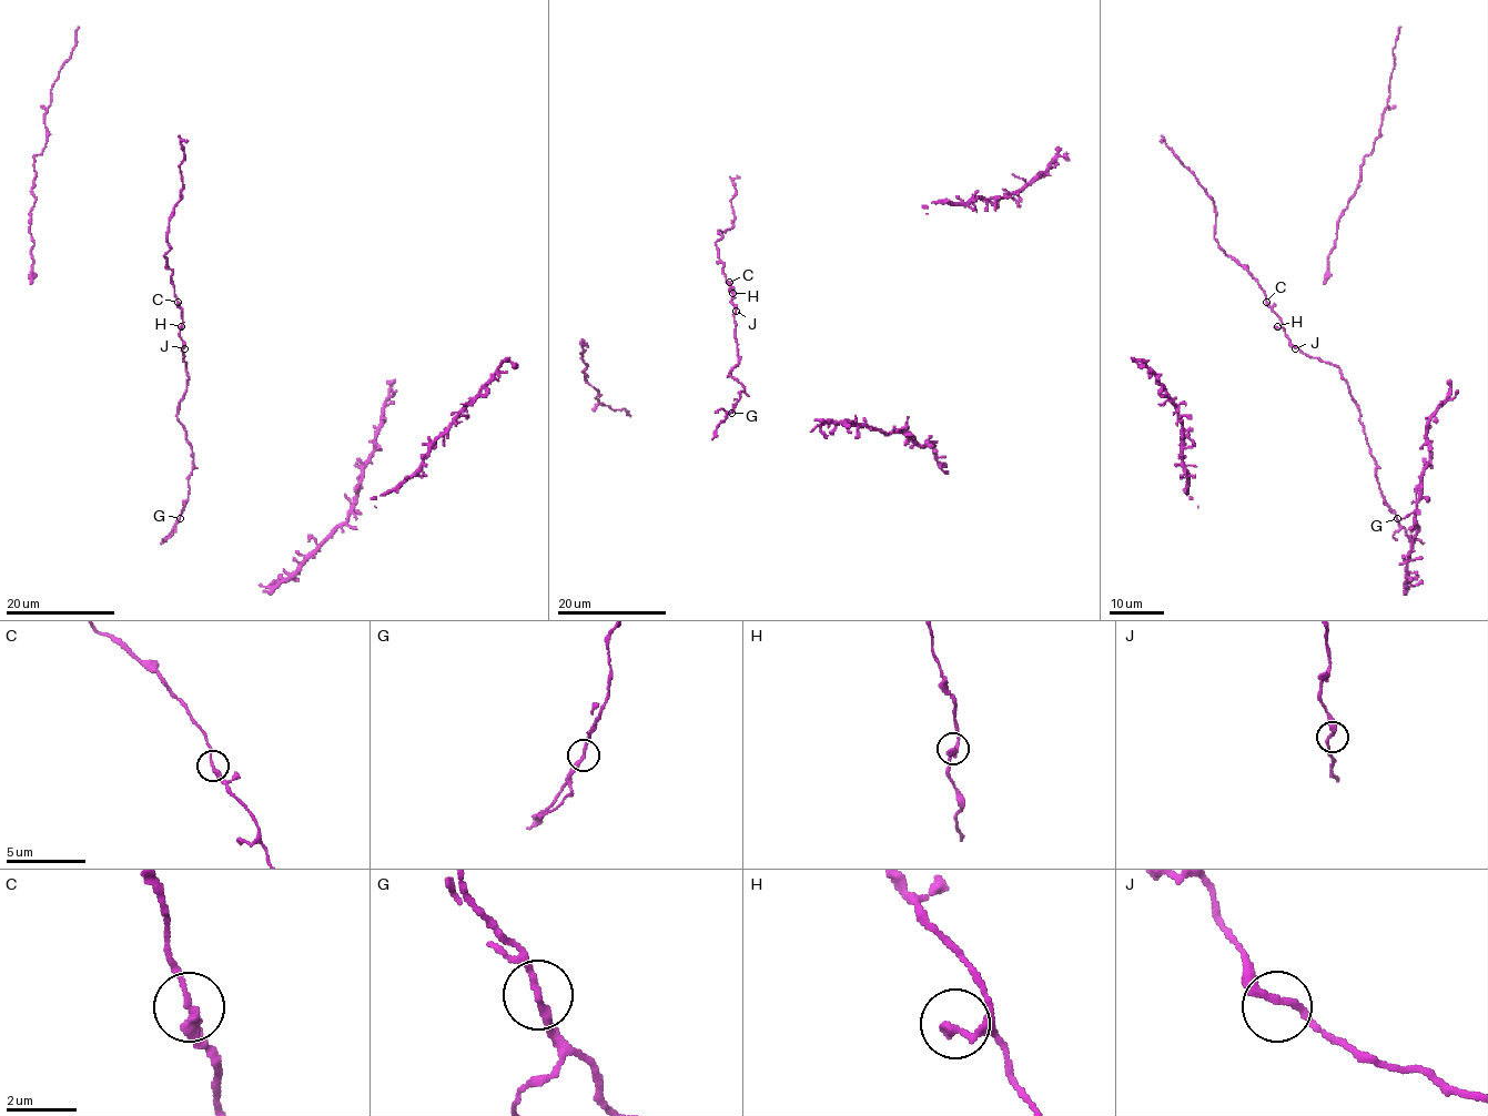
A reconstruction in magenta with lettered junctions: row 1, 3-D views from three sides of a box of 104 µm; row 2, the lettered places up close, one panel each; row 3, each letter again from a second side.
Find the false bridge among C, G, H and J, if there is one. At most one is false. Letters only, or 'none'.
none

